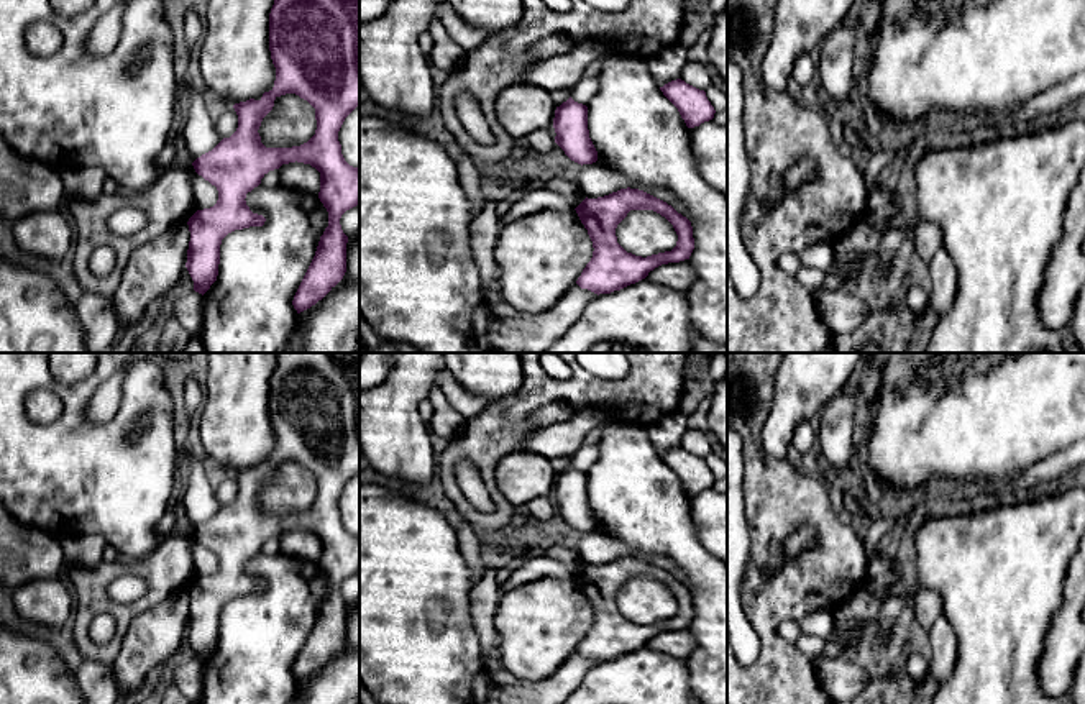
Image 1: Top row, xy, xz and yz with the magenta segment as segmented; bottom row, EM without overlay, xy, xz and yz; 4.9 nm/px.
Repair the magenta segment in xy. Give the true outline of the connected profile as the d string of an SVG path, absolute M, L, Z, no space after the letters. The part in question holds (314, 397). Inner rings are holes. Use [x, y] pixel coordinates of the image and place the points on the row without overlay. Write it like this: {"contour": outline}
{"contour": "M276 353L269 381L269 418L276 435L274 455L259 468L235 471L236 499L192 530L195 540L217 555L218 568L210 576L197 578L187 589L190 609L185 635L194 648L194 658L204 663L218 643L222 607L235 597L263 594L266 589L263 583L250 578L246 561L282 532L295 528L310 532L320 540L318 566L328 579L328 594L292 668L300 681L343 647L348 604L341 597L340 586L359 571L359 535L345 528L338 509L345 486L359 473L359 353ZM286 461L295 461L315 476L315 502L300 514L266 515L258 497L272 478L274 468Z"}

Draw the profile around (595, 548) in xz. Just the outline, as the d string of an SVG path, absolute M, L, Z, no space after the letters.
M597 530L583 532L576 542L575 550L578 551L579 558L588 566L604 565L604 563L609 563L612 560L617 560L617 558L627 556L627 555L639 556L639 558L643 558L643 560L666 569L688 587L691 586L689 578L684 576L670 558L640 551L640 550L637 550L627 543L622 543L611 535L601 533Z

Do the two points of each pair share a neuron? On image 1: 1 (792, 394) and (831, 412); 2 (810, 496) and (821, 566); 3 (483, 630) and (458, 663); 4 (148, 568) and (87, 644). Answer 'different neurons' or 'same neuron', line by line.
1: different neurons
2: same neuron
3: different neurons
4: same neuron

